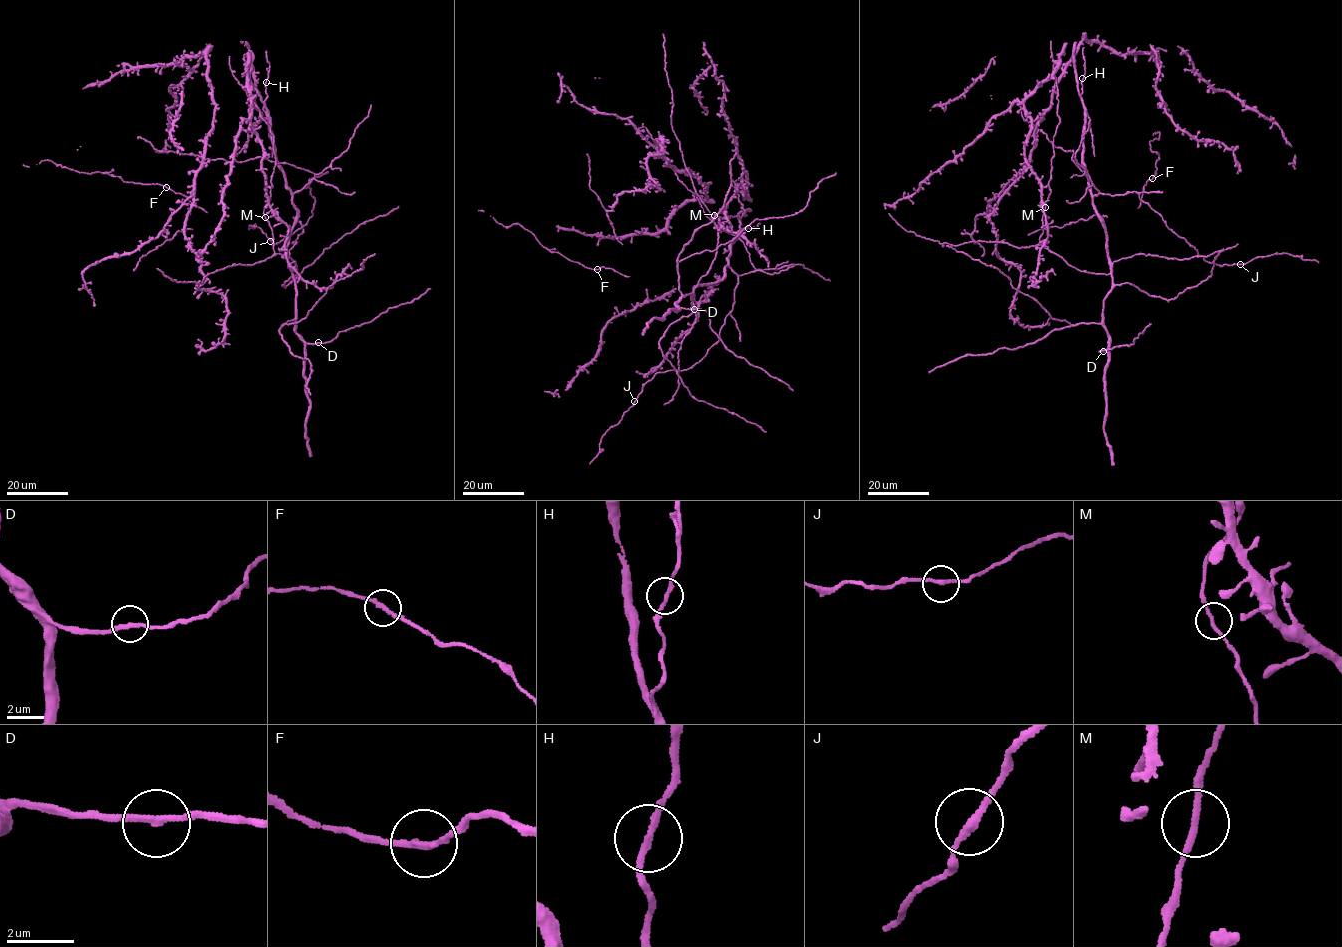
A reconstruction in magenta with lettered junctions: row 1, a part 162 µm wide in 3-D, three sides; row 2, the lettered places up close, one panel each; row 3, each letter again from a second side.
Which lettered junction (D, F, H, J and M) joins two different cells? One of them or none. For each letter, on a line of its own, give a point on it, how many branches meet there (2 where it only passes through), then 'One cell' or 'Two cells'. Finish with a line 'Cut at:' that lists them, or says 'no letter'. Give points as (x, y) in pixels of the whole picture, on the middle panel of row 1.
D: Place: (694, 309). Branches: 2. One cell
F: Place: (597, 269). Branches: 2. One cell
H: Place: (748, 228). Branches: 2. One cell
J: Place: (634, 401). Branches: 2. One cell
M: Place: (714, 215). Branches: 2. One cell
Cut at: no letter

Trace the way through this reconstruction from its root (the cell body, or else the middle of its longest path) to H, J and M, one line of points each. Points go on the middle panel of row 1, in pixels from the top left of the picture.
H: (733, 234), (744, 244), (755, 270), (741, 275), (727, 259), (730, 244), (741, 229), (748, 228)
J: (733, 234), (744, 244), (755, 270), (739, 276), (732, 311), (718, 341), (689, 369), (658, 372), (634, 401)
M: (733, 234), (755, 270), (739, 275), (728, 266), (722, 278), (692, 293), (715, 257), (715, 214)

